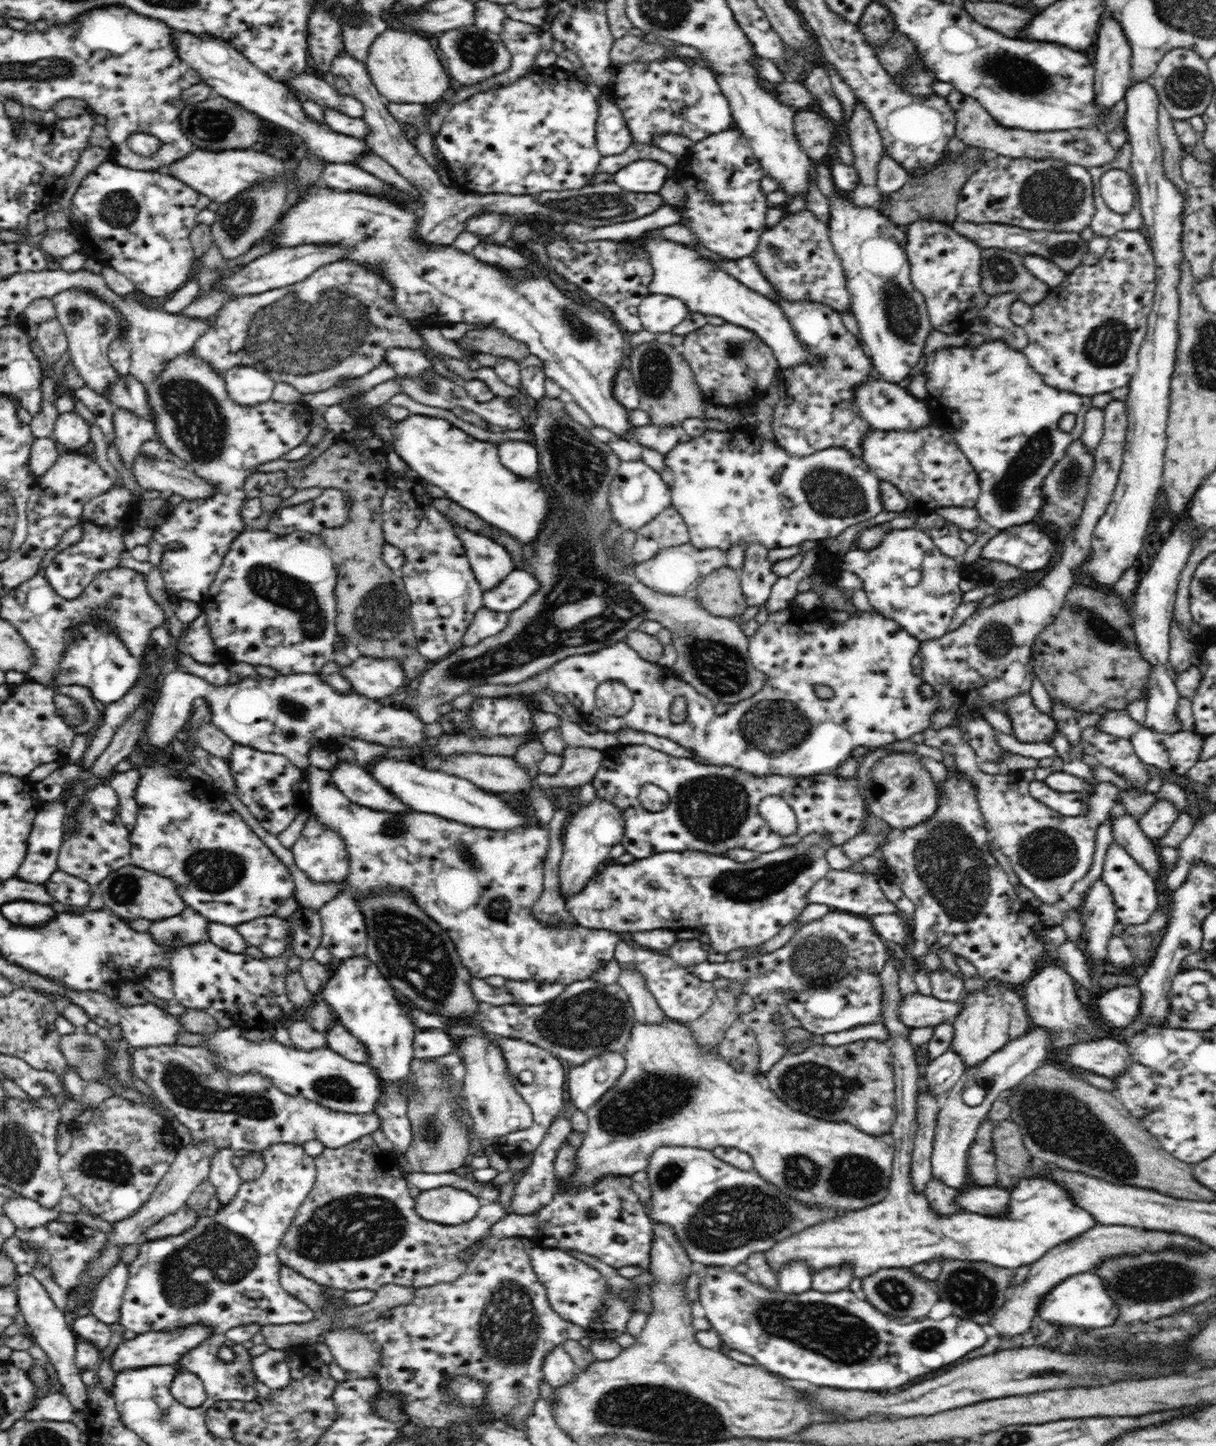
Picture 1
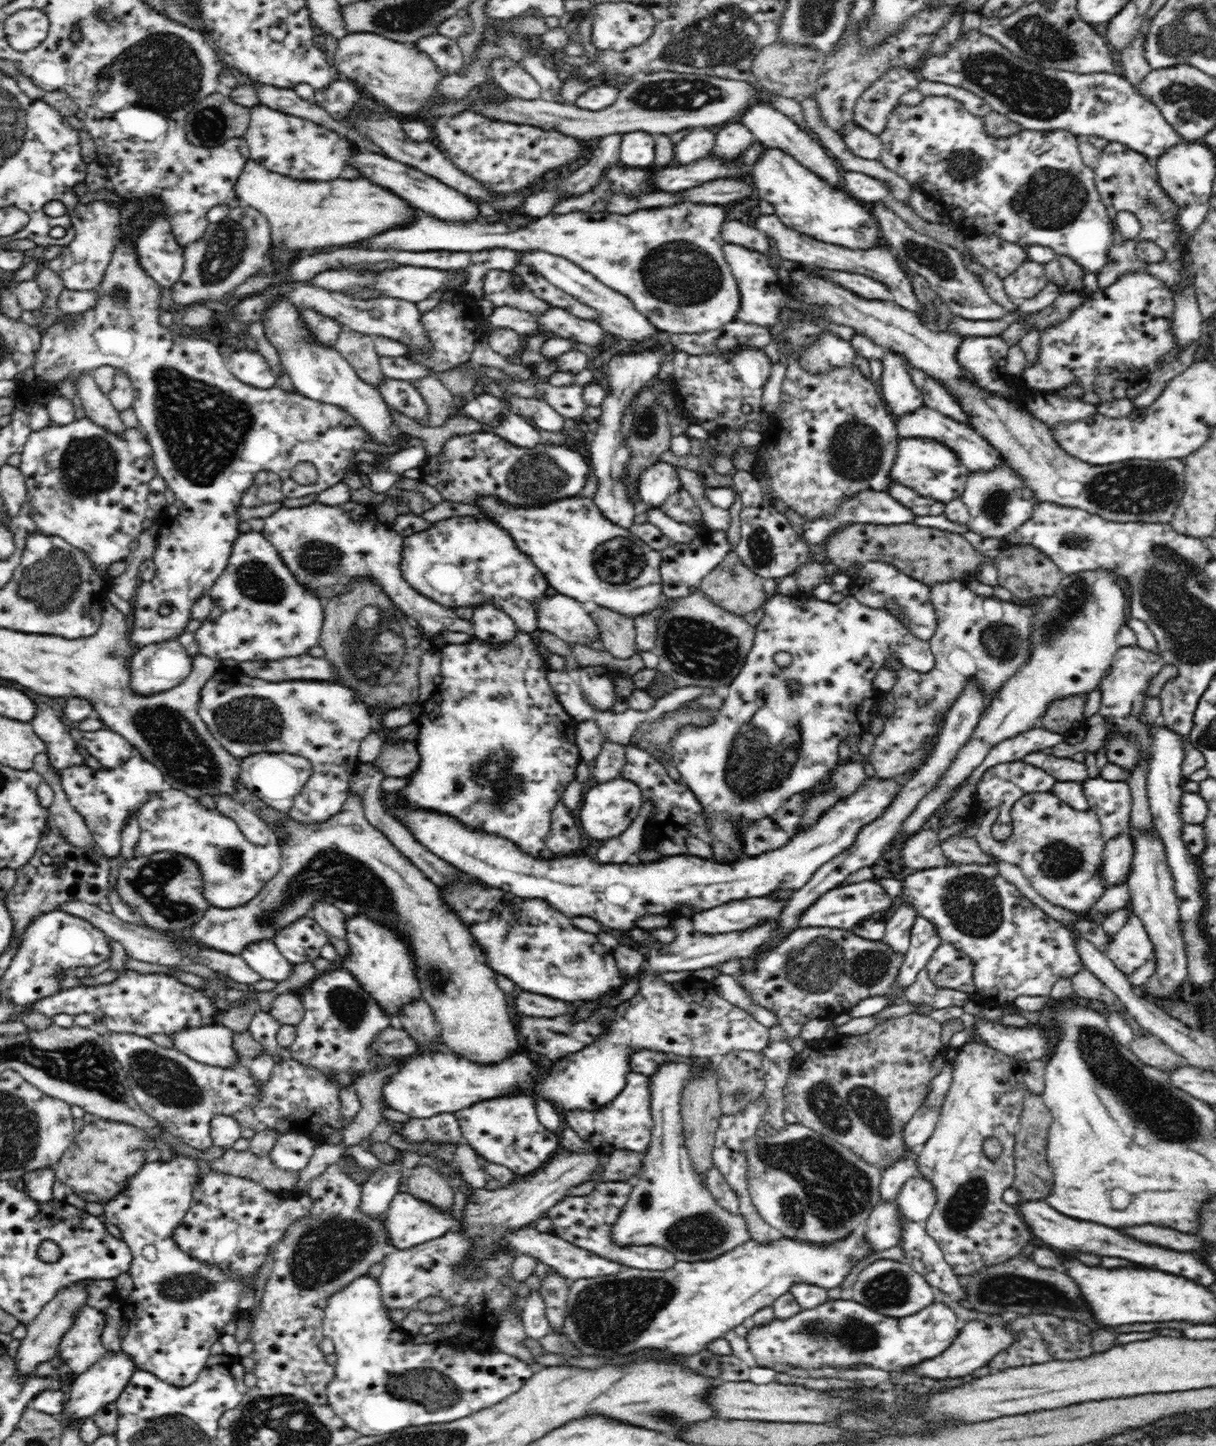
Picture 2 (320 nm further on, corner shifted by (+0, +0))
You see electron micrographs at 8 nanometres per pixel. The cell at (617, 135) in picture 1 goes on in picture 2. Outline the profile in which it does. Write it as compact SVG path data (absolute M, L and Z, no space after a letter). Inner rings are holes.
M634 131L622 135L619 164L634 169L652 169L657 166L655 156L655 139L652 134Z

